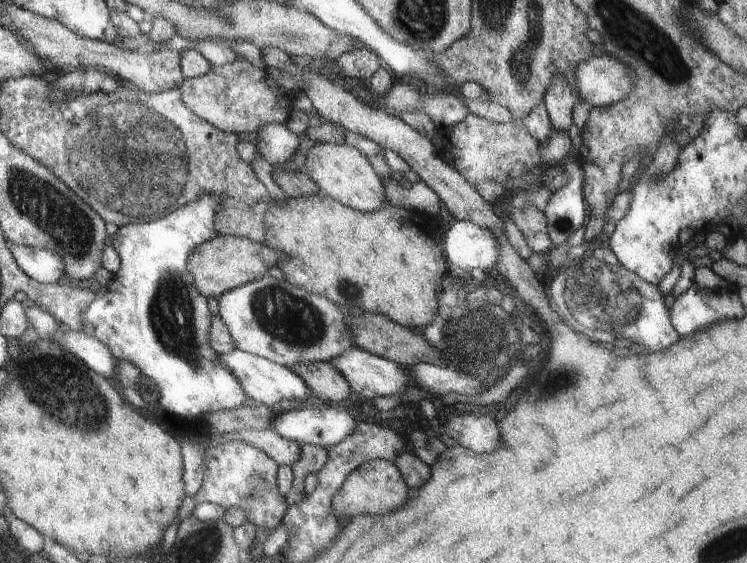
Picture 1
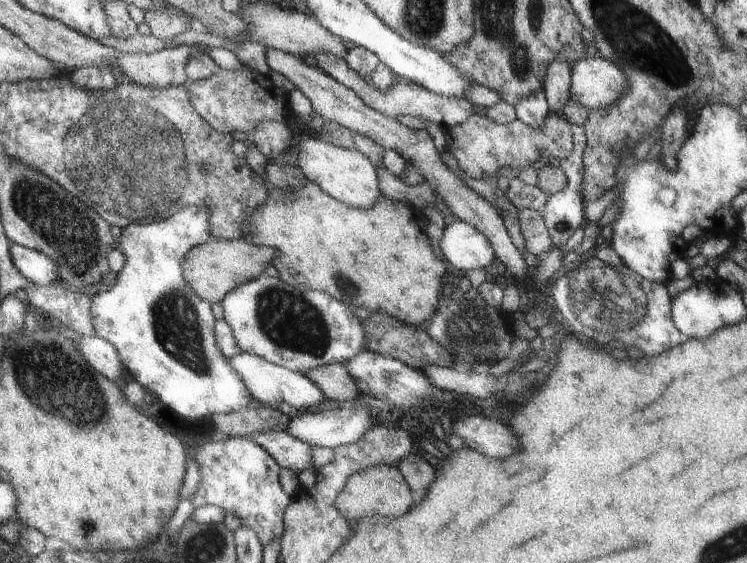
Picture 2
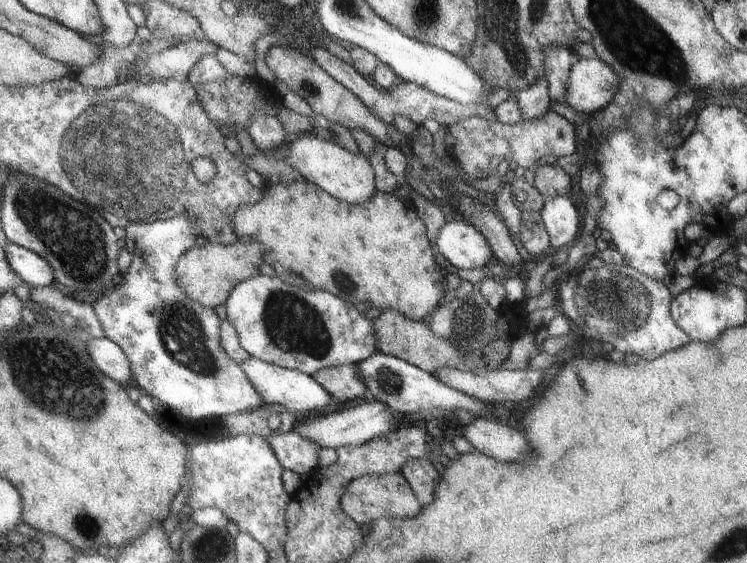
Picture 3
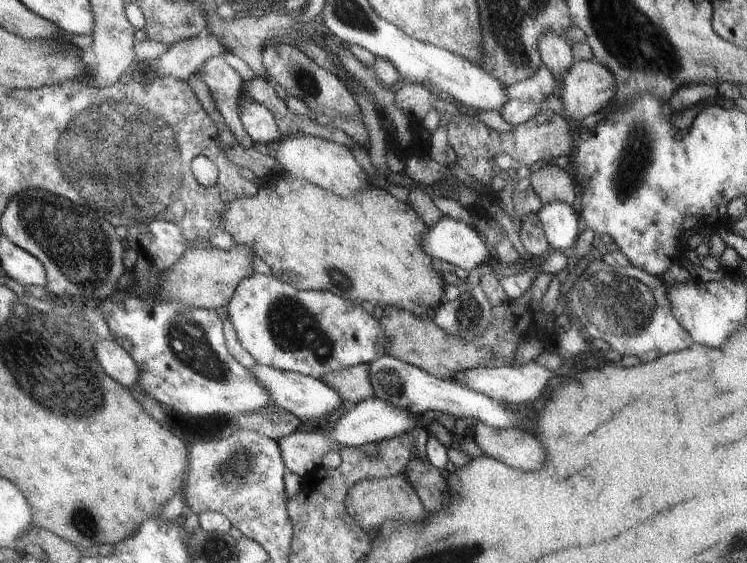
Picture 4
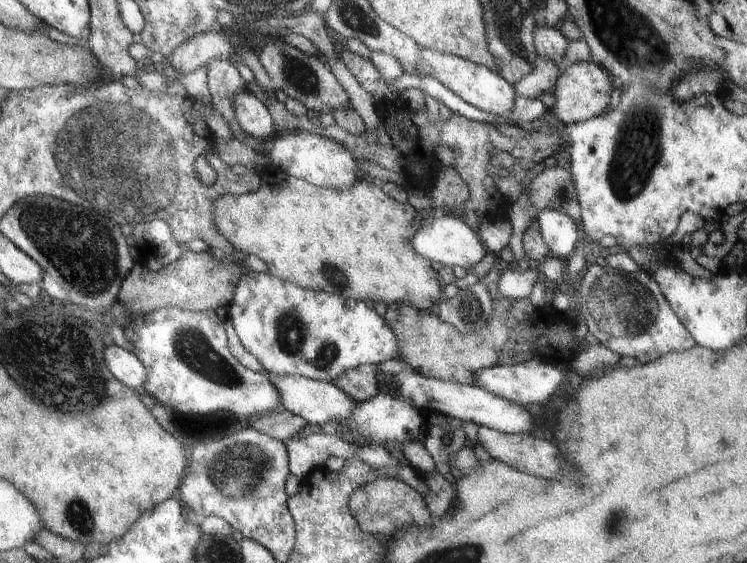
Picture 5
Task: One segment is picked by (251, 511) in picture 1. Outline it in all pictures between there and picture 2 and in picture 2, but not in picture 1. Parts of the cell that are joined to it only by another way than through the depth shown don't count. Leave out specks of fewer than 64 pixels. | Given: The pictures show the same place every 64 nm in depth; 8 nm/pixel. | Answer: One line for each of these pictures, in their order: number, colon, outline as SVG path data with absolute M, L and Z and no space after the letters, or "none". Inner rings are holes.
2: M243 436L223 438L209 444L193 446L189 448L189 454L191 460L201 466L199 492L189 498L195 508L221 506L227 514L239 518L243 526L255 530L265 546L285 536L285 514L295 496L289 496L281 488L279 472L283 466L263 444L259 444L255 438Z

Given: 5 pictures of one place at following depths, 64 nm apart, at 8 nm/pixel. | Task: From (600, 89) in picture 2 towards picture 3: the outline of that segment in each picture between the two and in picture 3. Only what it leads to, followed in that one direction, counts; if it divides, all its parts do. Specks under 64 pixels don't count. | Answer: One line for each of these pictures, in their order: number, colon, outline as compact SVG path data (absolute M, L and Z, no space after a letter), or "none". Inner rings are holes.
3: M575 58L567 78L563 104L579 114L593 116L599 110L605 110L617 92L619 78L609 64L603 60Z

